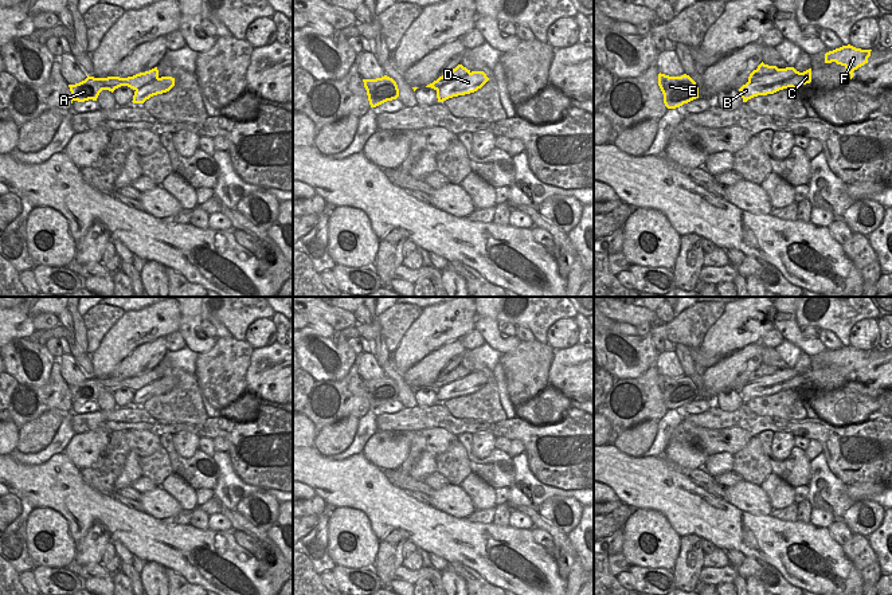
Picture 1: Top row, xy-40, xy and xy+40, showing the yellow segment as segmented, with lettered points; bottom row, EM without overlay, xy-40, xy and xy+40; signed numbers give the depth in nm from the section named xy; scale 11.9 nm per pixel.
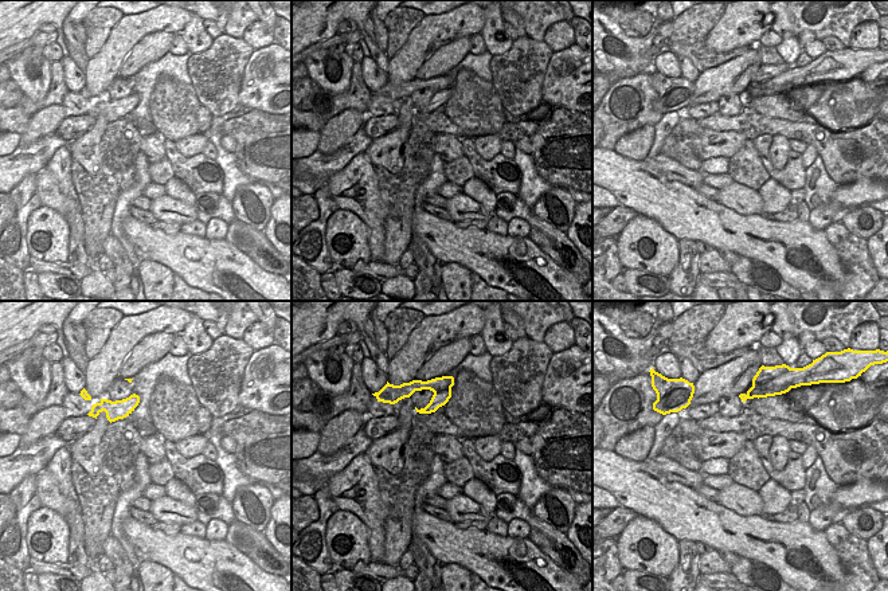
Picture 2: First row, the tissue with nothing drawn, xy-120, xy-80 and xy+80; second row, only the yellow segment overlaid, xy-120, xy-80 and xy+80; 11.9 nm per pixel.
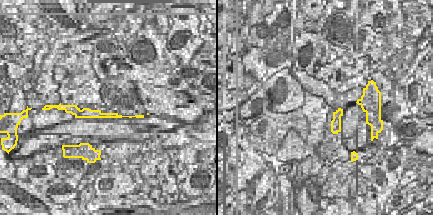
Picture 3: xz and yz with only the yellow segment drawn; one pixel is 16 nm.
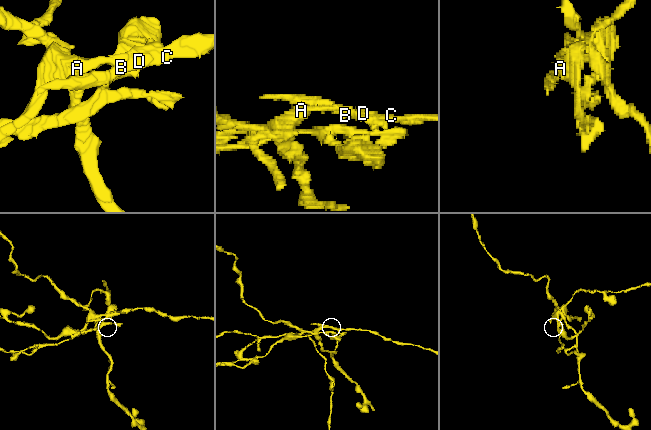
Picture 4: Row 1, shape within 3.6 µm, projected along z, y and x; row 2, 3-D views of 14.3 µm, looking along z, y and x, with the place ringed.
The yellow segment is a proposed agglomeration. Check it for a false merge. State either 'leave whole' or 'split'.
split

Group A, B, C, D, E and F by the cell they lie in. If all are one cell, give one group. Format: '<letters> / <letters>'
A E / B C D F

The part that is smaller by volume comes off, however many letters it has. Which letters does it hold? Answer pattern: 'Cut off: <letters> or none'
Cut off: B, C, D, F

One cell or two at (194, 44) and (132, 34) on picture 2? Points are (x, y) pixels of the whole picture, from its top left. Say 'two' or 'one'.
two

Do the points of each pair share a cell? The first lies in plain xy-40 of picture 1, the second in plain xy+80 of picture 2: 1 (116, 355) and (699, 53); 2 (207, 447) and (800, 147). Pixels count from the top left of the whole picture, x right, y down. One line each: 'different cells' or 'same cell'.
1: different cells
2: same cell

